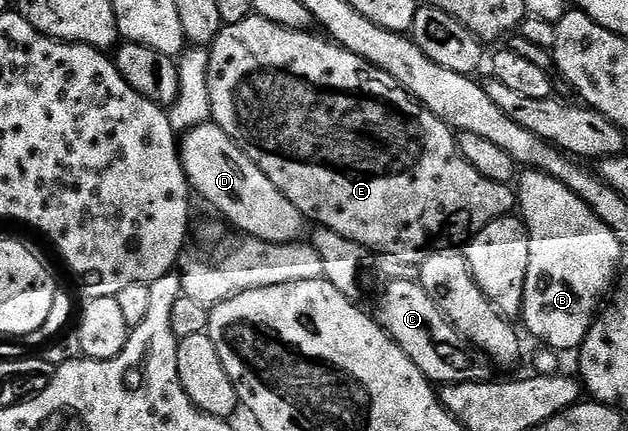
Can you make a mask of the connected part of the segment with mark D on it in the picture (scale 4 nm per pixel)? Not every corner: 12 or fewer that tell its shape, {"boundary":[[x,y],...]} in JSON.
{"boundary":[[209,121],[178,146],[189,188],[245,236],[283,244],[304,215]]}

